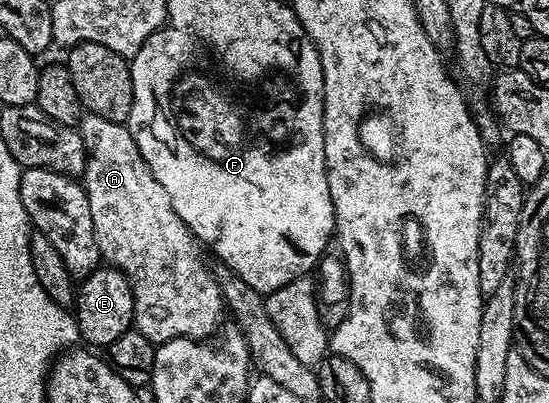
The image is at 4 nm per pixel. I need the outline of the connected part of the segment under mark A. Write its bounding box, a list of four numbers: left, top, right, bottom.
[78,114,225,345]

